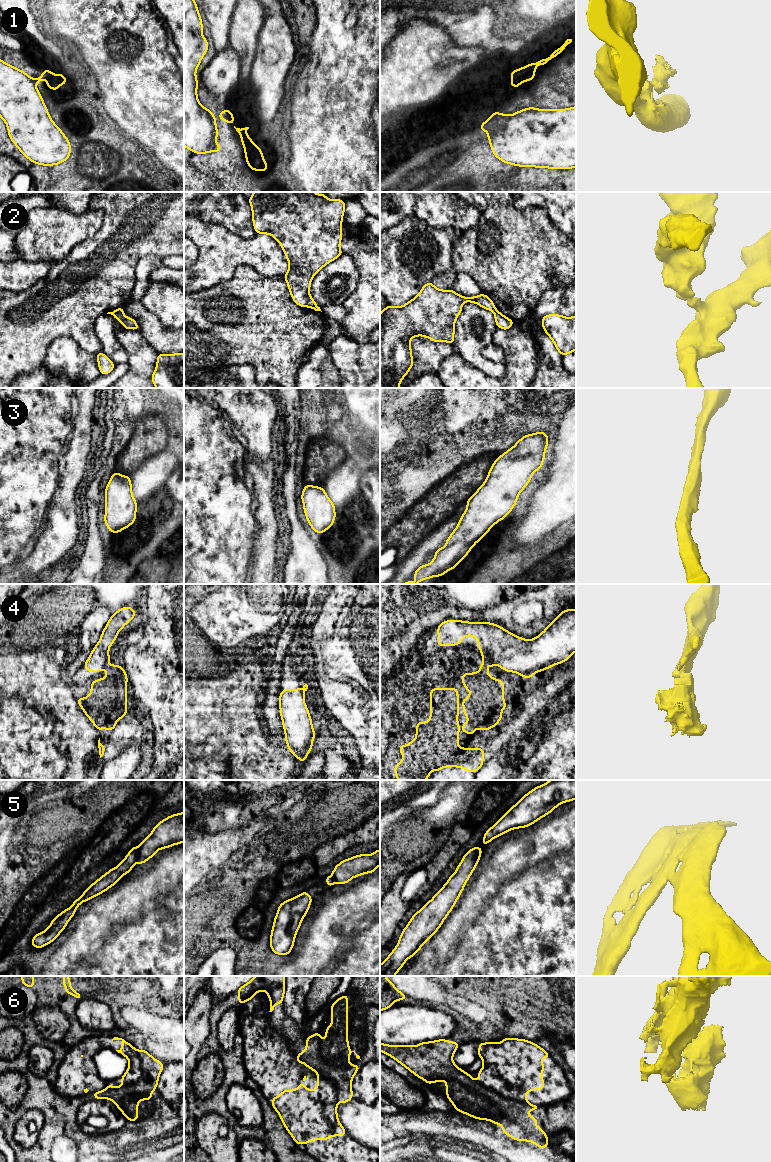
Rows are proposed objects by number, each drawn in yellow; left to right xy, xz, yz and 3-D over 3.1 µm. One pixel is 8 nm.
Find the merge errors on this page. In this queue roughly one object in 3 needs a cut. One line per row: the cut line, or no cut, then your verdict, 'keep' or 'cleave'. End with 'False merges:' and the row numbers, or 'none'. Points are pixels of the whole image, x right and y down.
1: xy (44, 70), (47, 78) | cleave
2: yz (495, 309), (494, 312) | cleave
3: no cut | keep
4: no cut | keep
5: xy (136, 848), (137, 855) | cleave
6: yz (478, 1082), (504, 1097), (526, 1103) | cleave
False merges: 1, 2, 5, 6

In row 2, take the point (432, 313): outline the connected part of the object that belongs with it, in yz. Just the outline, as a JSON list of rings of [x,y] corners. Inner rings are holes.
[[[432,282],[425,284],[420,293],[405,305],[385,307],[380,313],[380,388],[400,387],[401,380],[414,364],[410,345],[413,337],[425,336],[434,342],[449,342],[454,345],[454,324],[464,302],[477,303],[492,312],[496,310],[492,300],[485,294],[464,297],[451,289],[439,290]]]

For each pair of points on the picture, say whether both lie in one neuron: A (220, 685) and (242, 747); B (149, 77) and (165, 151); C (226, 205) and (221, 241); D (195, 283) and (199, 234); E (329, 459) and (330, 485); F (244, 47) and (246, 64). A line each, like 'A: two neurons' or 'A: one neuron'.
A: one neuron
B: one neuron
C: two neurons
D: one neuron
E: two neurons
F: one neuron

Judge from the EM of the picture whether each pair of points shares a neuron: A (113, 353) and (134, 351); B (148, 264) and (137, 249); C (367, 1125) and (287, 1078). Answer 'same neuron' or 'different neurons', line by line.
A: different neurons
B: different neurons
C: different neurons

